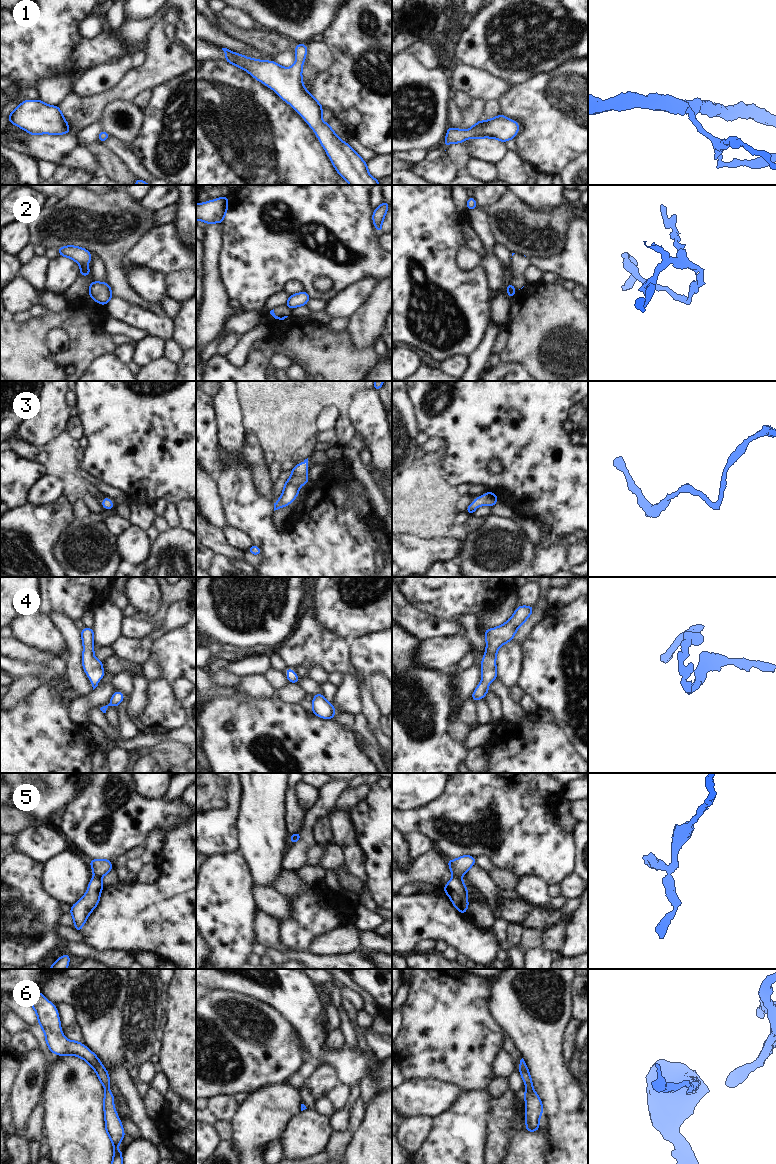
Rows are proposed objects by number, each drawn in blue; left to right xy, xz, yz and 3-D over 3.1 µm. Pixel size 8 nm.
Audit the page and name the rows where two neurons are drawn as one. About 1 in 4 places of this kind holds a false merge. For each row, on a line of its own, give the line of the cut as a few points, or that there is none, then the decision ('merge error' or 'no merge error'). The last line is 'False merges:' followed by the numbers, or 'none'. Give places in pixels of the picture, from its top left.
1: no cut | no merge error
2: xy (91, 283), (89, 285) | merge error
3: no cut | no merge error
4: no cut | no merge error
5: yz (453, 875), (459, 877) | merge error
6: no cut | no merge error
False merges: 2, 5

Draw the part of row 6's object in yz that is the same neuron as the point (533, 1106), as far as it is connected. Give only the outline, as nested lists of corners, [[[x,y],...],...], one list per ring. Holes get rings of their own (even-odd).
[[[523,1058],[520,1060],[517,1069],[521,1071],[521,1078],[527,1089],[523,1093],[525,1096],[525,1127],[528,1132],[535,1132],[540,1129],[539,1119],[543,1114],[543,1104],[538,1094],[533,1089],[531,1075]]]

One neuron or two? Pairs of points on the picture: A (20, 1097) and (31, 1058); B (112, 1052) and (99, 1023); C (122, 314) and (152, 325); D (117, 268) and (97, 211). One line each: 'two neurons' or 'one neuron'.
A: one neuron
B: one neuron
C: one neuron
D: one neuron

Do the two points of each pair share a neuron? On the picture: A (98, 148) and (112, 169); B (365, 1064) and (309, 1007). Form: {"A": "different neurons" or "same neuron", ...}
{"A": "same neuron", "B": "same neuron"}

